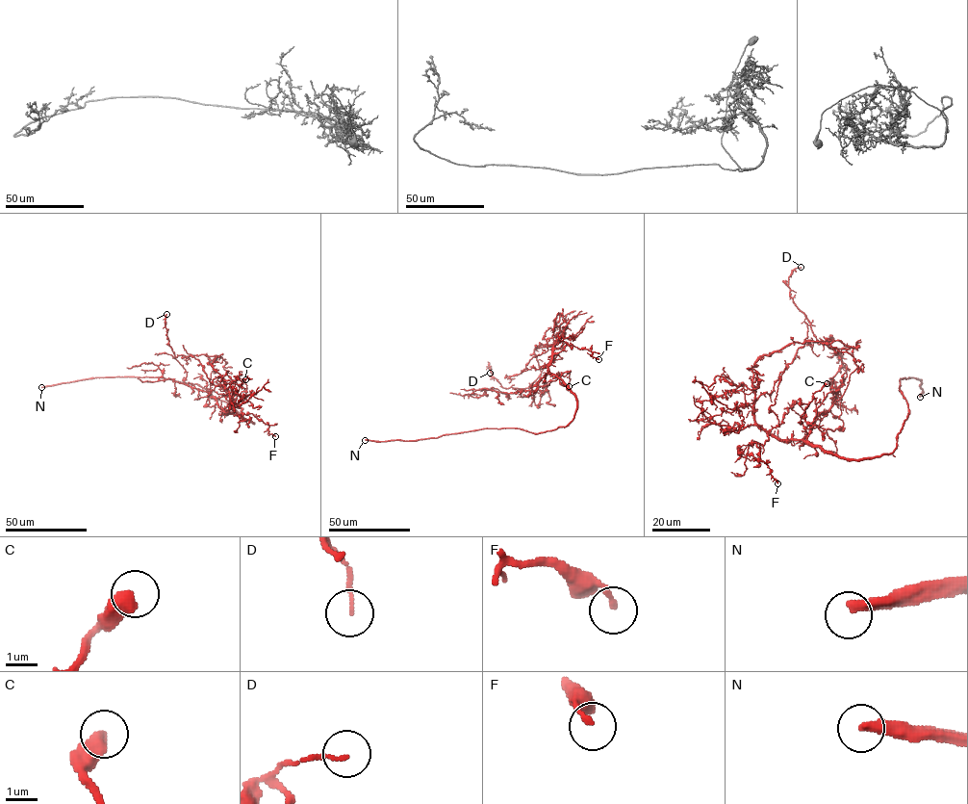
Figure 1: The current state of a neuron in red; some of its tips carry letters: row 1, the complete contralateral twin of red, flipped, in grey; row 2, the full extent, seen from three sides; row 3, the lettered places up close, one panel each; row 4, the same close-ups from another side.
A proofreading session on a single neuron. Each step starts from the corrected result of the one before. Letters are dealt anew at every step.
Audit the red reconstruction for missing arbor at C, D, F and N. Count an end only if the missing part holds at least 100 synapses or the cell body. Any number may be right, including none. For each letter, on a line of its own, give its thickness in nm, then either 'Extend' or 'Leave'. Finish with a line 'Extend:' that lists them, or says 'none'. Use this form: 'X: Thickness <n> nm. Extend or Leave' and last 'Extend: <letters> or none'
C: Thickness 480 nm. Leave
D: Thickness 110 nm. Leave
F: Thickness 180 nm. Leave
N: Thickness 340 nm. Extend
Extend: N

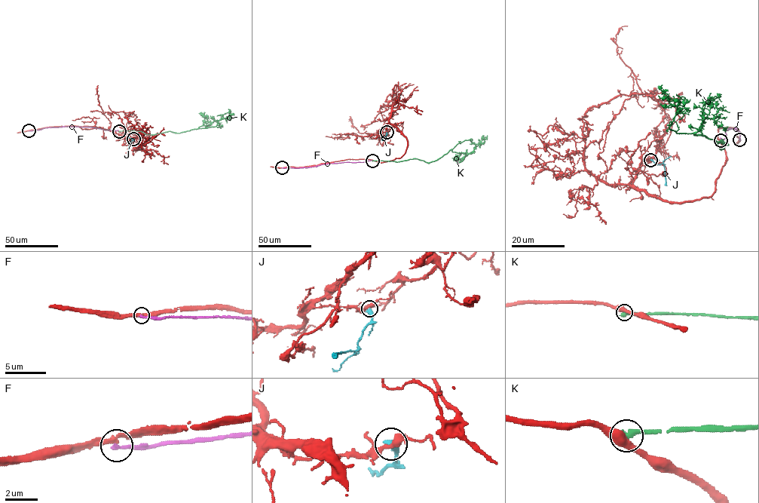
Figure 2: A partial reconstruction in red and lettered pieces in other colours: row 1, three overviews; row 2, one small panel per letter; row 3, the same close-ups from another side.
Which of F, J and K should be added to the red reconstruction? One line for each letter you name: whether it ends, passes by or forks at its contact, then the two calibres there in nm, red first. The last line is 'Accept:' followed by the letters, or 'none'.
Accept: none

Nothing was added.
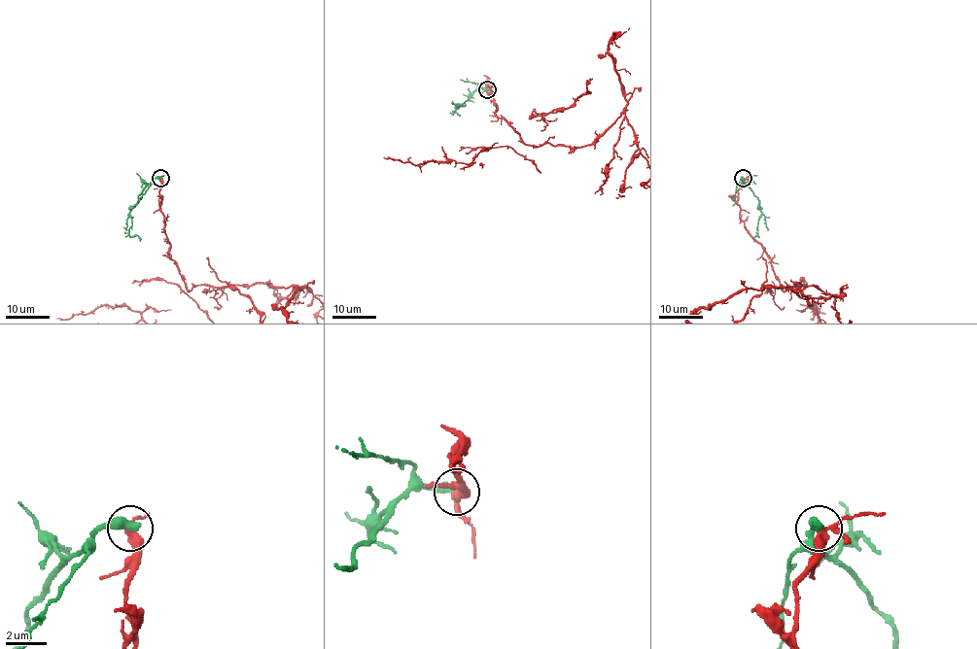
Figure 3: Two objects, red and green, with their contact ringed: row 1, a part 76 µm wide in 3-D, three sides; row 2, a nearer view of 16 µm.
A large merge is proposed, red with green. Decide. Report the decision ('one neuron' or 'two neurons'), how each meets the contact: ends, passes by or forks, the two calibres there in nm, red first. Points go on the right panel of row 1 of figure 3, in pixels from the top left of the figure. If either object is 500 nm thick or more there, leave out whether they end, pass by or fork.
two neurons; 300 nm thick on the red side, 500 nm on the other

